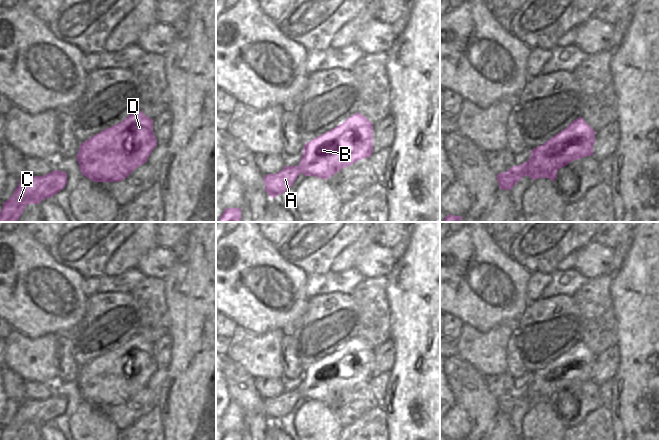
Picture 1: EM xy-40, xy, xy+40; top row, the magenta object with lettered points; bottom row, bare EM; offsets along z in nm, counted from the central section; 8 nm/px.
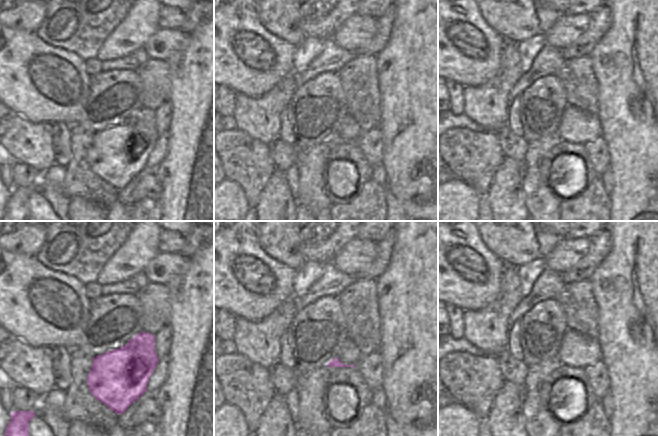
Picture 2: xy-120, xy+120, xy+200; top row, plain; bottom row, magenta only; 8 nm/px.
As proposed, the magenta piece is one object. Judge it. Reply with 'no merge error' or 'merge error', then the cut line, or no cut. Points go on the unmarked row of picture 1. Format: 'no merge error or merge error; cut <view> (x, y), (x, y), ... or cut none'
no merge error; cut none

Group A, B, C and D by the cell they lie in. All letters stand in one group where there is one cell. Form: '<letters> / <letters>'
A B C D

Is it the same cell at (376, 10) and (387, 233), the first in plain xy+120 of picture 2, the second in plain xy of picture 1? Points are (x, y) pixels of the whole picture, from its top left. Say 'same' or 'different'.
same

